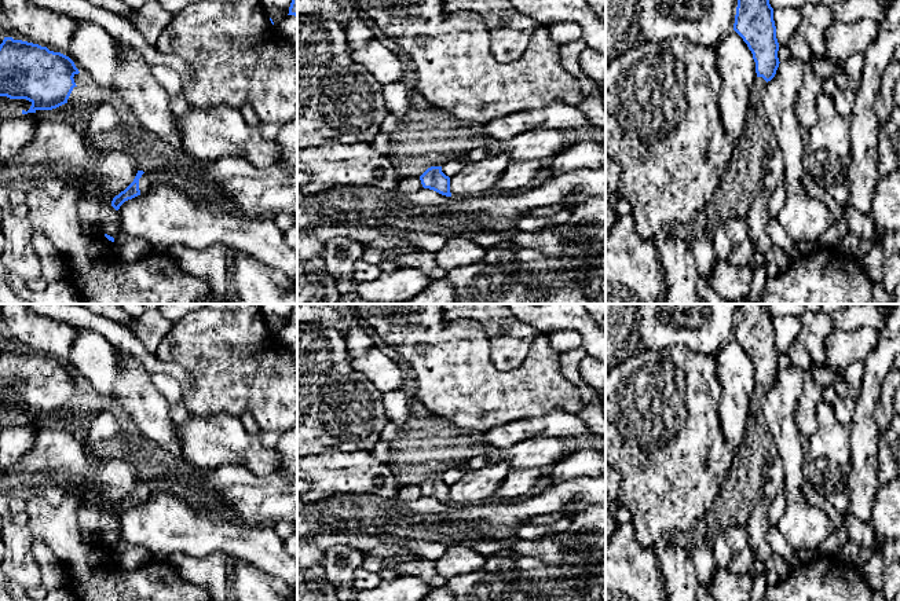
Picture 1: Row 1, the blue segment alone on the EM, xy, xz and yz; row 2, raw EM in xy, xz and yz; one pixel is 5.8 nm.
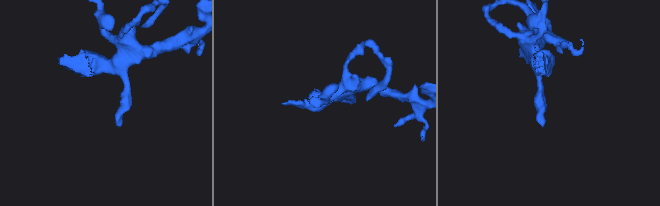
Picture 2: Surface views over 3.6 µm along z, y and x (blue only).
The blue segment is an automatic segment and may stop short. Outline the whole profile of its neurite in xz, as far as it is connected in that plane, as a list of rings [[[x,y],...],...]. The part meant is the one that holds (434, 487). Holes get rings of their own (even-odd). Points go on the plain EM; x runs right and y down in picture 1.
[[[431,474],[420,484],[424,496],[433,498],[442,503],[451,505],[450,485],[442,480],[442,474]]]

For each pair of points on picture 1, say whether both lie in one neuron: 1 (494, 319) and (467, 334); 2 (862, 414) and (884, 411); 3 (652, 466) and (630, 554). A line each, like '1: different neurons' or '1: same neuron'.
1: different neurons
2: different neurons
3: different neurons

